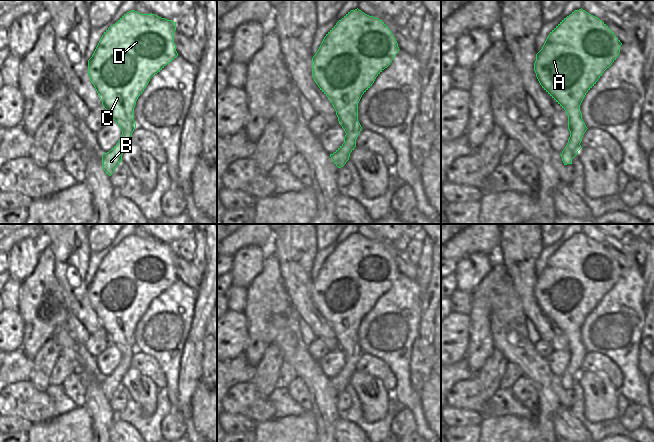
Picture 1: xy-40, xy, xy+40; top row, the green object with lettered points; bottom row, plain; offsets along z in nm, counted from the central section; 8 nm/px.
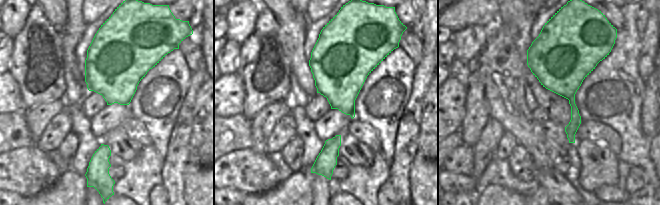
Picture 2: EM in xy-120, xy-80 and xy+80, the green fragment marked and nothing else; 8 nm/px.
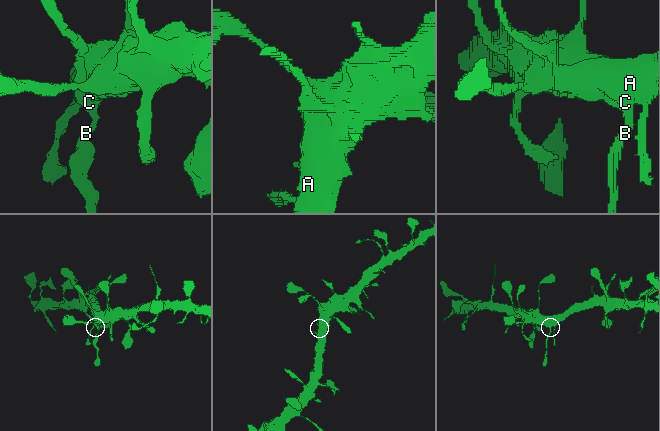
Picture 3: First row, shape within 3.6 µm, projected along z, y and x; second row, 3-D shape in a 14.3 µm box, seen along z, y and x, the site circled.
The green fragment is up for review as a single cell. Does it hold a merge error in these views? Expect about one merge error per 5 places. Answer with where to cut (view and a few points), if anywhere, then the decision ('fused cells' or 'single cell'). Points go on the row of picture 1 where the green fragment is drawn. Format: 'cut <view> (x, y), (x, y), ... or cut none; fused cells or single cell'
cut none; single cell

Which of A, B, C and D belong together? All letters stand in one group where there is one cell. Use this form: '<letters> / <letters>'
A B C D

